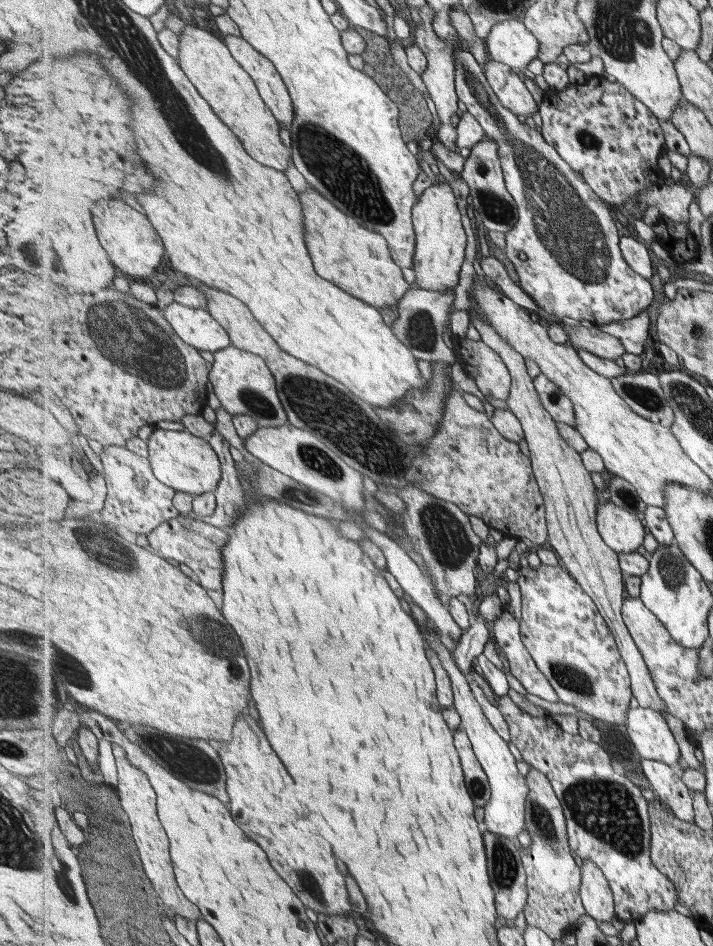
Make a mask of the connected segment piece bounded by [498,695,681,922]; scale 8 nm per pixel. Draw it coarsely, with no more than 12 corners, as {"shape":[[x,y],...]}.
{"shape":[[498,707],[518,758],[548,776],[572,852],[617,918],[675,910],[651,858],[650,802],[601,744]]}

